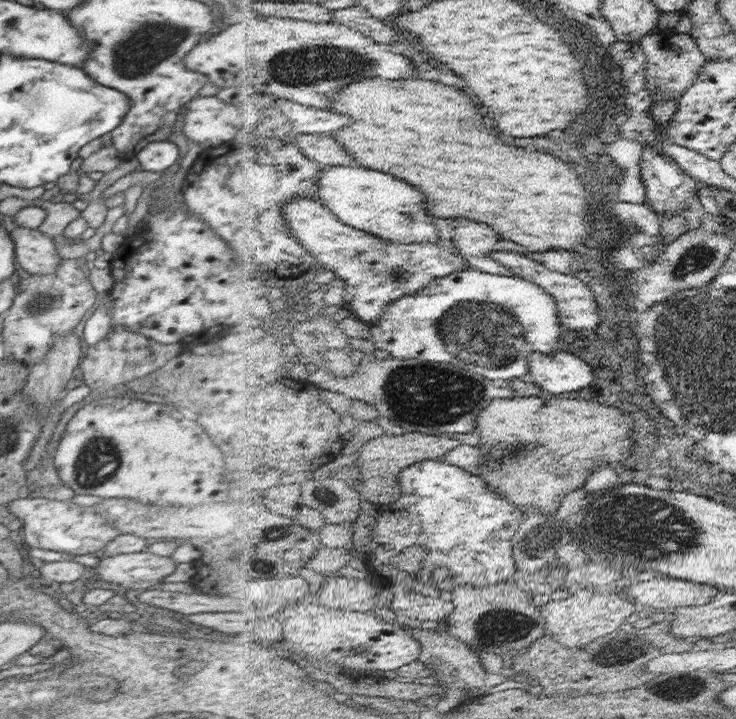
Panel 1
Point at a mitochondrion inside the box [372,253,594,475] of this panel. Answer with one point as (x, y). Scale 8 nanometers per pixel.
(485, 332)

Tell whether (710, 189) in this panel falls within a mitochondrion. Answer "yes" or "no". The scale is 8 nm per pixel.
no

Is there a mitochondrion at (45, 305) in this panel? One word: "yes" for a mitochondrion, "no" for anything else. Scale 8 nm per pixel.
yes

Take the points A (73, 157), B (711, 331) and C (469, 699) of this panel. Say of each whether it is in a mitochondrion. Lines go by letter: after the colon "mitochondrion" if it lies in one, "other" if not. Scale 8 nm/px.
A: other
B: mitochondrion
C: other

